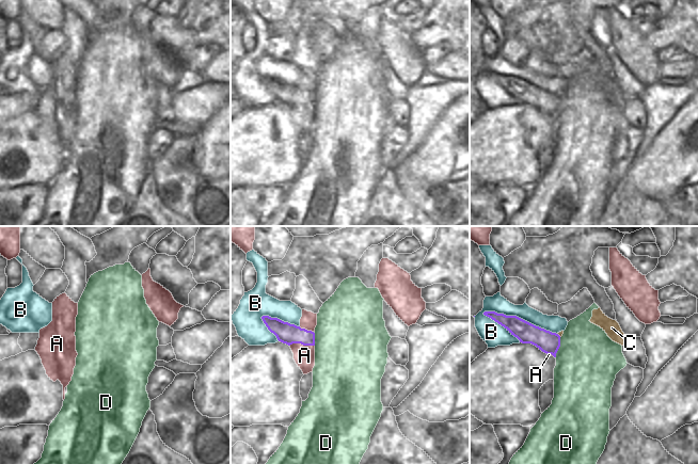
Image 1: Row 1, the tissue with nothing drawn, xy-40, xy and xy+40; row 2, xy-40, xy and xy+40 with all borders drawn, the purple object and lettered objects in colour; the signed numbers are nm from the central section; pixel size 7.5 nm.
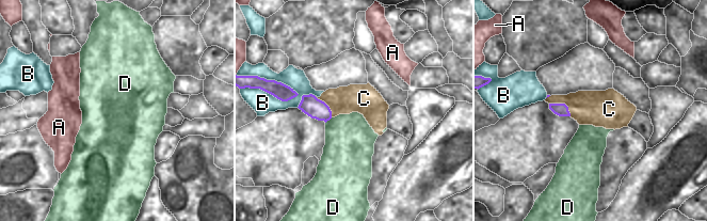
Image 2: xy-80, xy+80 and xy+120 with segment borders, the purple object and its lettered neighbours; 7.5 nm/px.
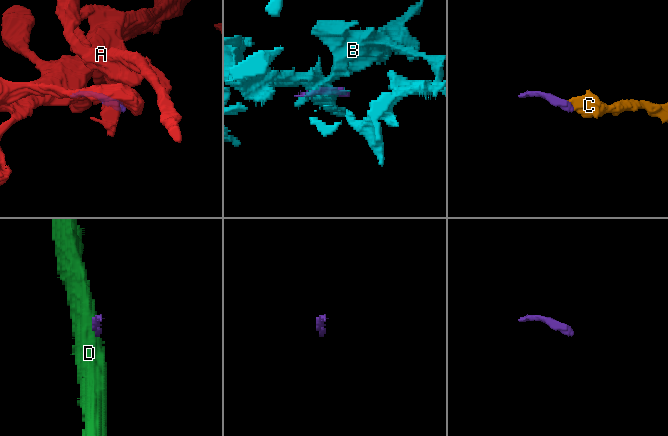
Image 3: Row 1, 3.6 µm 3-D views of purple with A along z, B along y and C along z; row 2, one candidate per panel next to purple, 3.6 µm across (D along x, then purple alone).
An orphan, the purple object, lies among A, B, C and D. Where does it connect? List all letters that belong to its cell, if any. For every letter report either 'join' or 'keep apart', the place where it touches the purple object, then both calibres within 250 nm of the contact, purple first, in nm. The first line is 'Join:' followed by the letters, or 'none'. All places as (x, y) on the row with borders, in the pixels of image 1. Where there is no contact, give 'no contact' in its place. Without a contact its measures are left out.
Join: C
A: keep apart; meets purple in xy at (301, 344); 160 nm thick on the purple side, 160 nm on the other
B: keep apart; meets purple in xy+40 at (520, 318); 160 nm thick on the purple side, 170 nm on the other
C: join; meets purple in xy+40 at (558, 335); 160 nm thick on the purple side, 30 nm on the other
D: keep apart; meets purple in xy+40 at (558, 348); 160 nm thick on the purple side, 480 nm on the other

